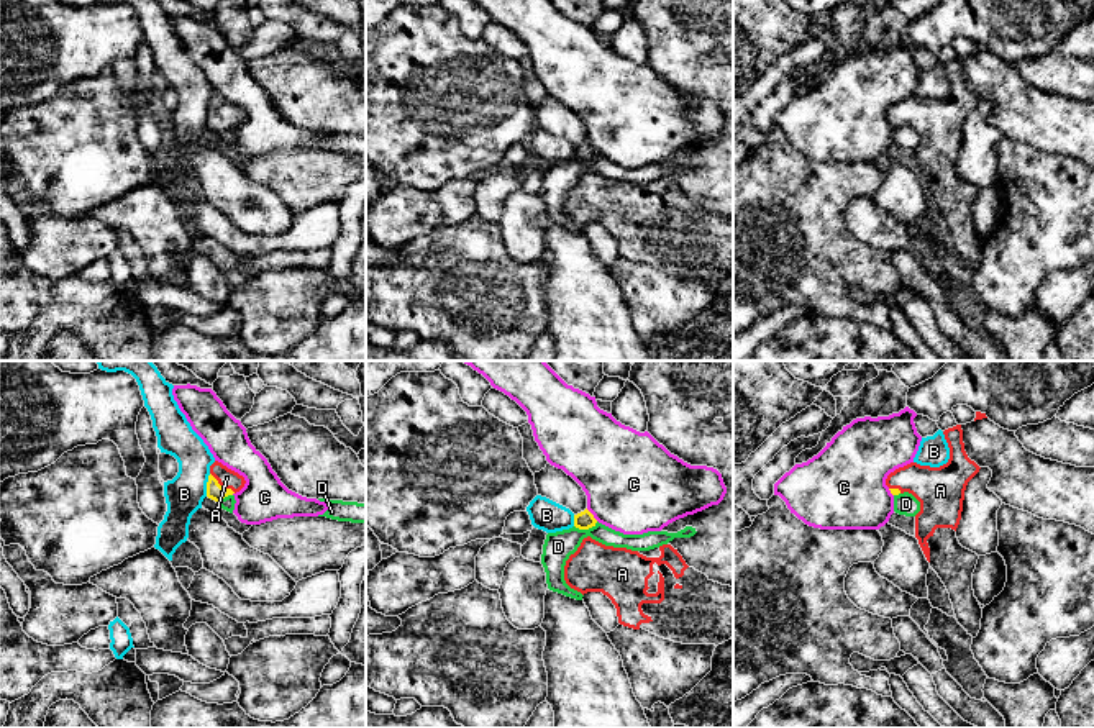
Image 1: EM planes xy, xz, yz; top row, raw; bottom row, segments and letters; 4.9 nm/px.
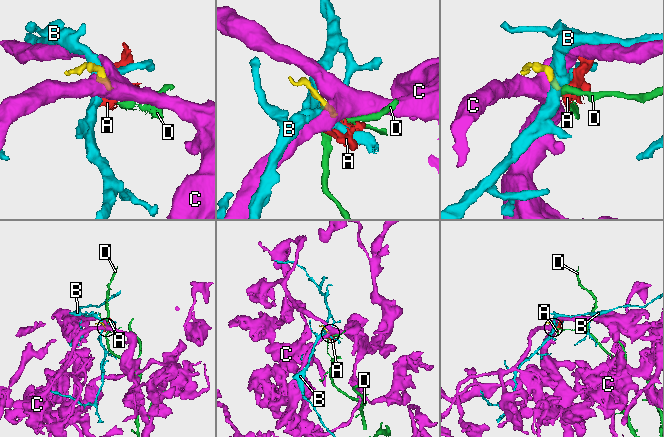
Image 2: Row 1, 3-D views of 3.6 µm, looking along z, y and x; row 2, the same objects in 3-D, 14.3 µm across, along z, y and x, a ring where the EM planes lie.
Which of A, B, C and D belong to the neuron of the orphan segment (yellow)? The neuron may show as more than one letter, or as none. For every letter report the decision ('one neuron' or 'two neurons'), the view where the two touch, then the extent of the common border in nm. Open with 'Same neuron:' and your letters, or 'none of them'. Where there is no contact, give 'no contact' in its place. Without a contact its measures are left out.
Same neuron: A
A: one neuron; contact in xy; length 160 nm
B: two neurons; contact in xy; length 110 nm
C: two neurons; contact in xz; length 90 nm
D: two neurons; contact in xz; length 120 nm

